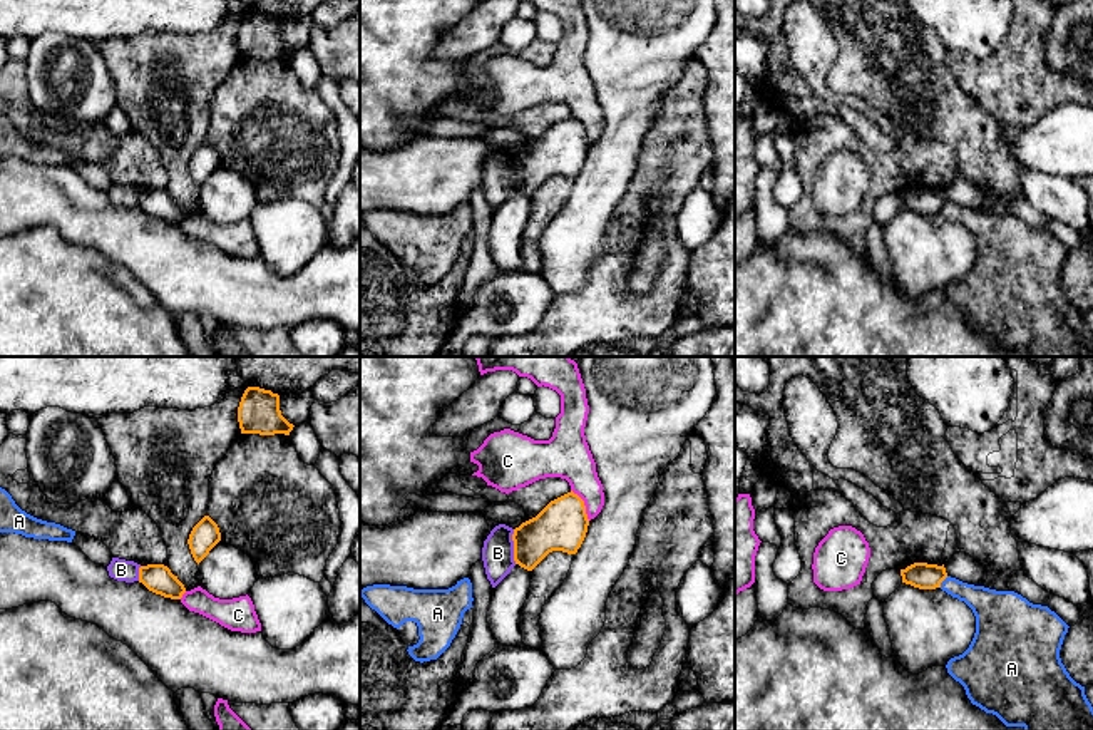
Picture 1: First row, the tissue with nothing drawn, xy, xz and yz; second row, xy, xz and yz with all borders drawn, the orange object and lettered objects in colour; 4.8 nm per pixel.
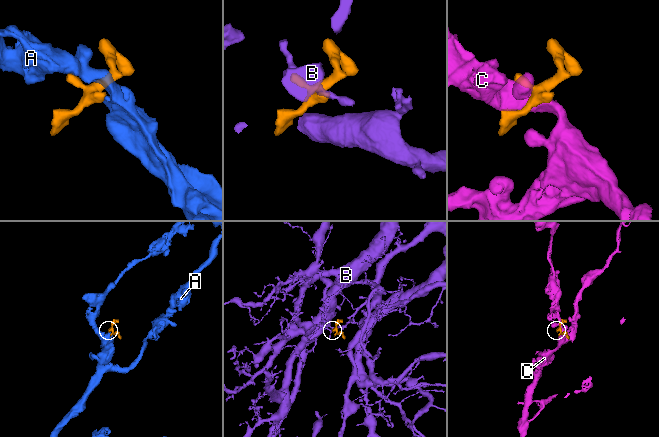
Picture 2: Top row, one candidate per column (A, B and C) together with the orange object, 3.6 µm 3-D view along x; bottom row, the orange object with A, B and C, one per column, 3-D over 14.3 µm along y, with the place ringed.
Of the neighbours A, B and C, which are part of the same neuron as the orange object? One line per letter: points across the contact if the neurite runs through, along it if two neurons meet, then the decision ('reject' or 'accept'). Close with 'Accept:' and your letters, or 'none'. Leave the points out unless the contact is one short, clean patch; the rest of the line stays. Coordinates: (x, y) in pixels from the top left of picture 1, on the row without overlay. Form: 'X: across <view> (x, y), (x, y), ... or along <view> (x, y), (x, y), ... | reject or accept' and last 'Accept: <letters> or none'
A: along yz (948, 201), (939, 211) | reject
B: along xz (513, 154), (513, 185), (516, 188) | reject
C: reject
Accept: none

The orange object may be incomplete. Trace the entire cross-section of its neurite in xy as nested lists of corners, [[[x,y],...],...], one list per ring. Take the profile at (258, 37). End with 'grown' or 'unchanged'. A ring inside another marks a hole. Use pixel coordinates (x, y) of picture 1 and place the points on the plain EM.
[[[248,12],[238,32],[241,59],[290,60],[290,49],[280,35],[280,20],[259,12]]] | unchanged

